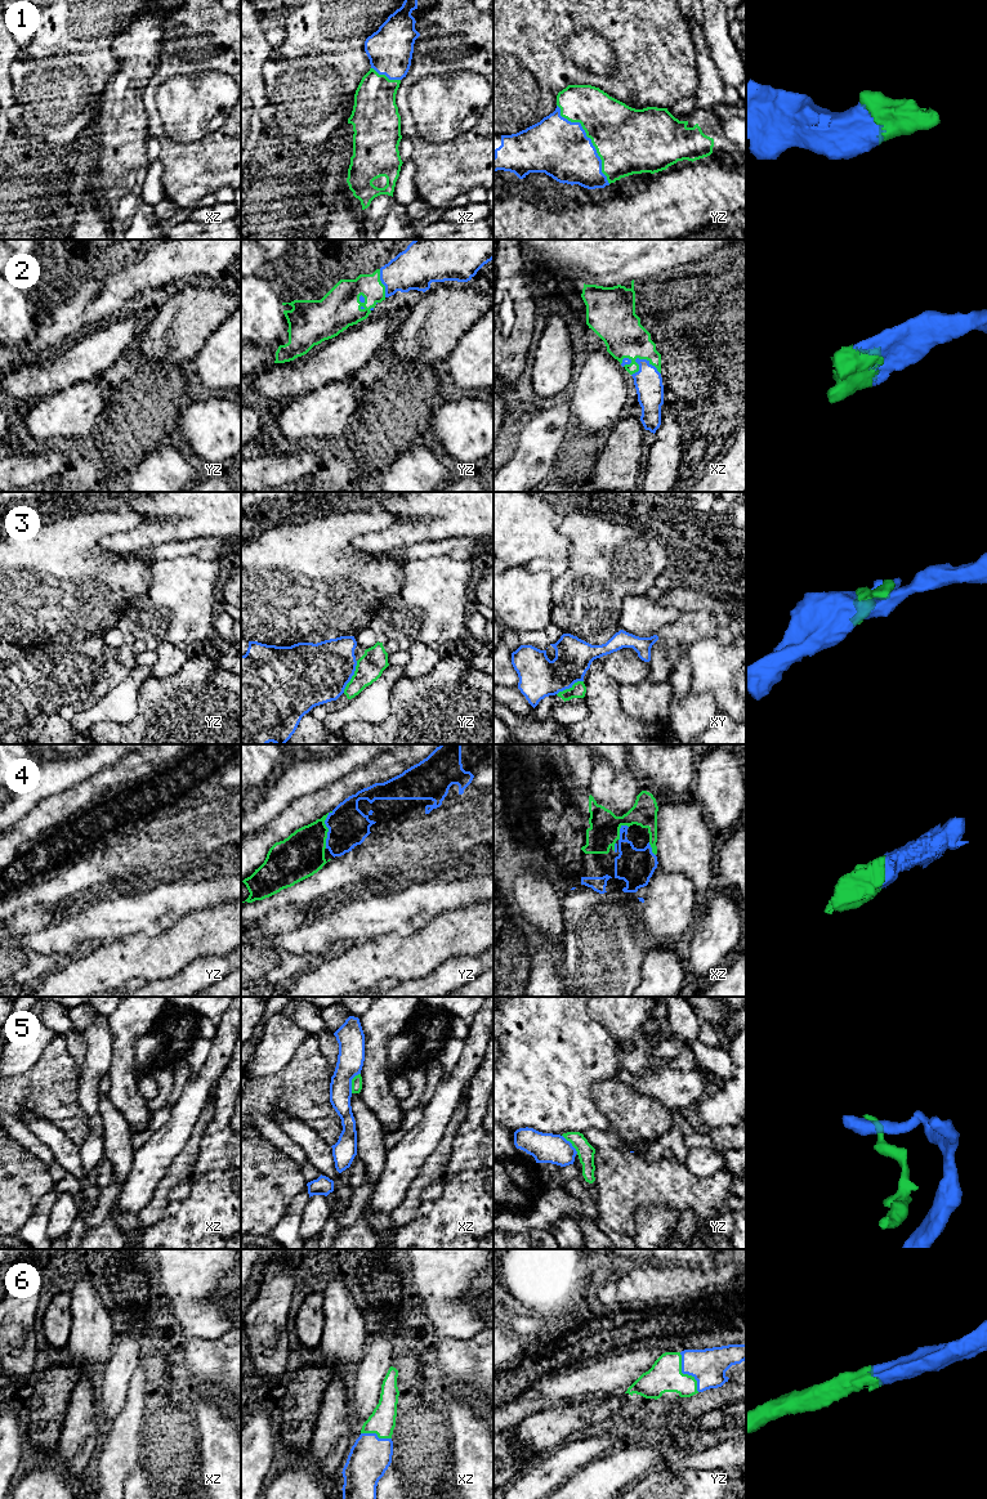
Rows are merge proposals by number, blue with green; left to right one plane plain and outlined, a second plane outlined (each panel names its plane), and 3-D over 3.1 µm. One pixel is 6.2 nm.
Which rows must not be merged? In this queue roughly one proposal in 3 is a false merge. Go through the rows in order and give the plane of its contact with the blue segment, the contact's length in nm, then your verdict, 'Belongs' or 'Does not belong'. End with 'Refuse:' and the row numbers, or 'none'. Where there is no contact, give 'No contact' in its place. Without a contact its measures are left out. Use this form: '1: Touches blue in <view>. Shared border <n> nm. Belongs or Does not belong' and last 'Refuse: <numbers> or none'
1: Touches blue in yz. Shared border 600 nm. Belongs
2: Touches blue in xz. Shared border 190 nm. Belongs
3: Touches blue in yz. Shared border 220 nm. Does not belong
4: Touches blue in yz. Shared border 240 nm. Belongs
5: Touches blue in xz. Shared border 140 nm. Does not belong
6: Touches blue in yz. Shared border 280 nm. Belongs
Refuse: 3, 5

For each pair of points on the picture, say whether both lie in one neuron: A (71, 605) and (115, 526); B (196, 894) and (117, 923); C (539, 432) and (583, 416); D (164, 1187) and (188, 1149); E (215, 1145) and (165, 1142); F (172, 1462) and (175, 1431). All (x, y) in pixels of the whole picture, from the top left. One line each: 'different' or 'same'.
A: same
B: same
C: different
D: same
E: different
F: same

